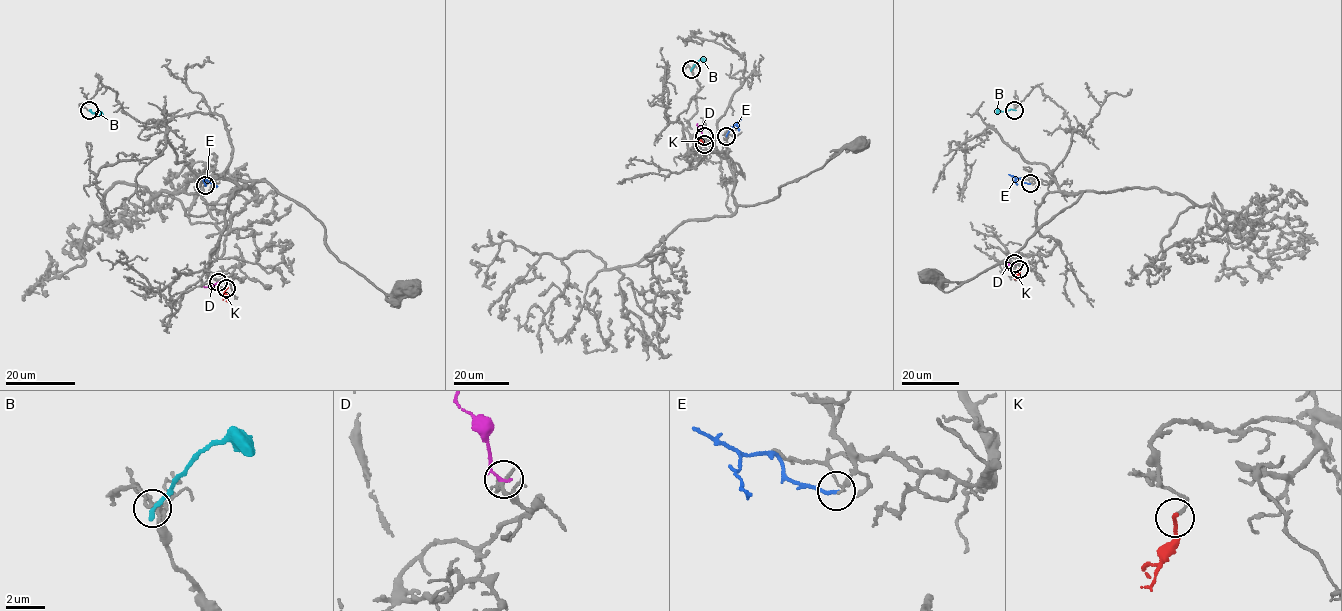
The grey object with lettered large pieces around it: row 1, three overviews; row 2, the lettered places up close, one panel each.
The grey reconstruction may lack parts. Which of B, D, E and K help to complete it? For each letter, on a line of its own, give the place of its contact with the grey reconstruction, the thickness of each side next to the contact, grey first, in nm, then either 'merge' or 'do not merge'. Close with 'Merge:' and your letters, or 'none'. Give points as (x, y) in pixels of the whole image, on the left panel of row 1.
B: meets grey at (89, 110); 150 nm thick on the grey side, 240 nm on the other; do not merge
D: meets grey at (218, 282); 260 nm thick on the grey side, 180 nm on the other; do not merge
E: meets grey at (205, 185); 160 nm thick on the grey side, 180 nm on the other; do not merge
K: meets grey at (226, 288); 160 nm thick on the grey side, 220 nm on the other; do not merge
Merge: none

